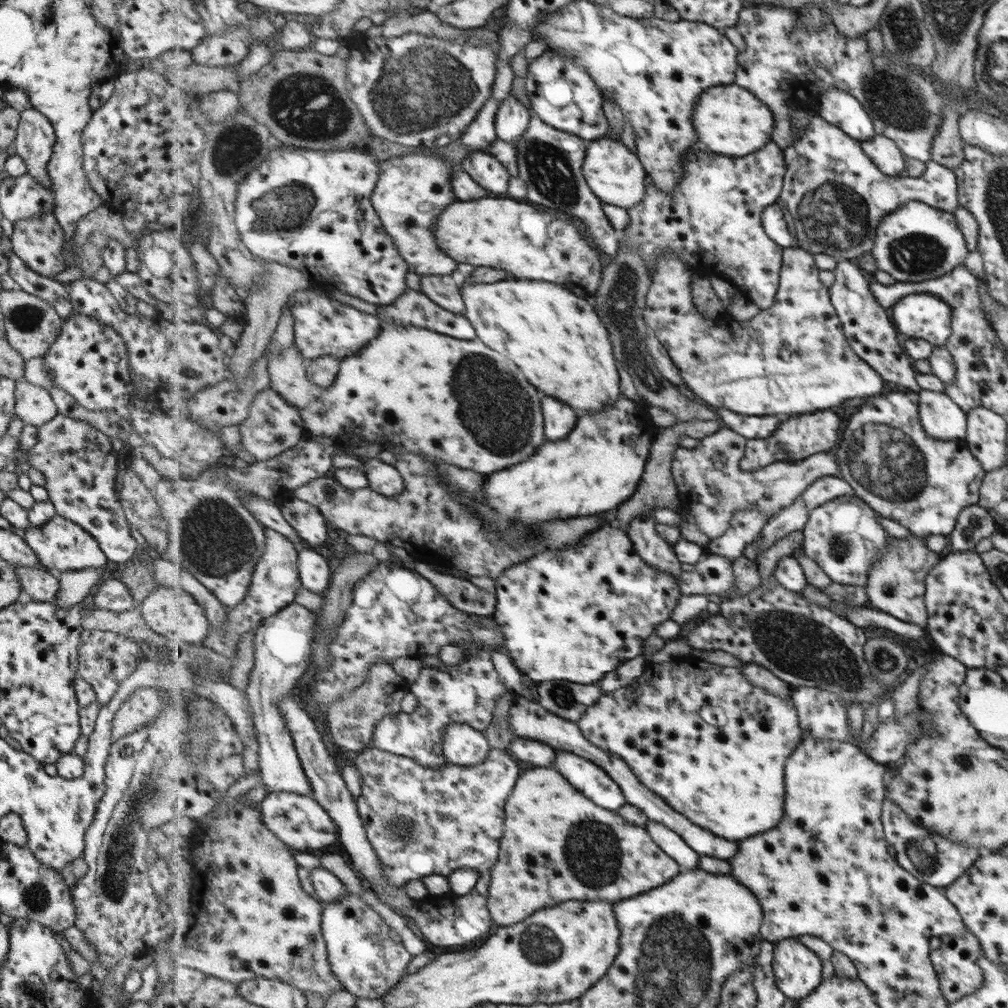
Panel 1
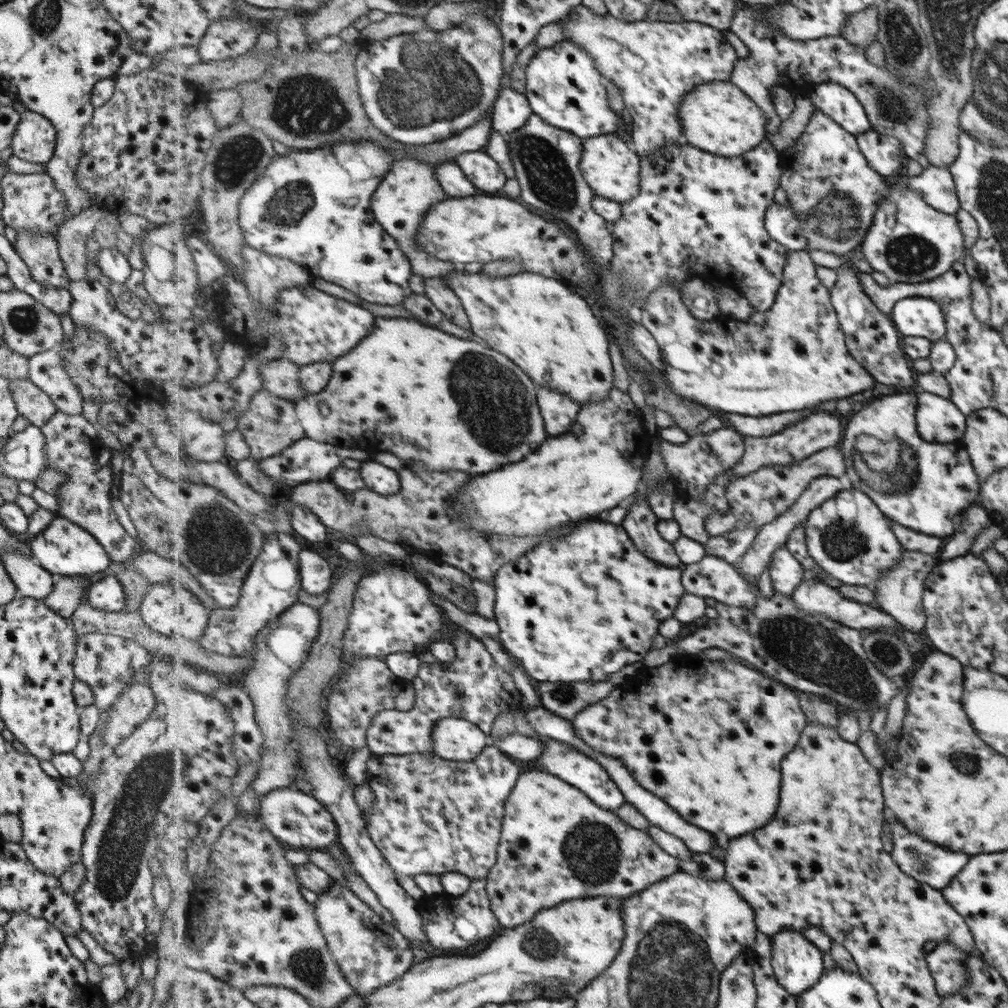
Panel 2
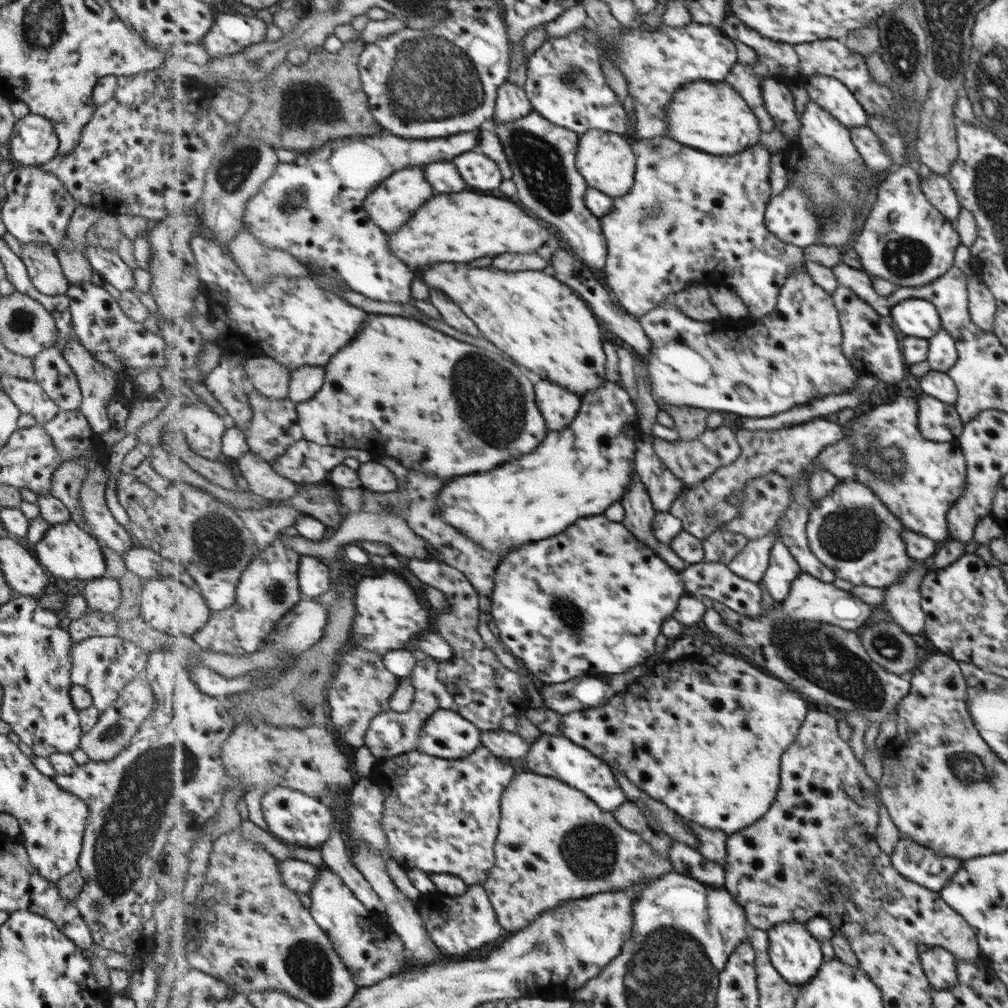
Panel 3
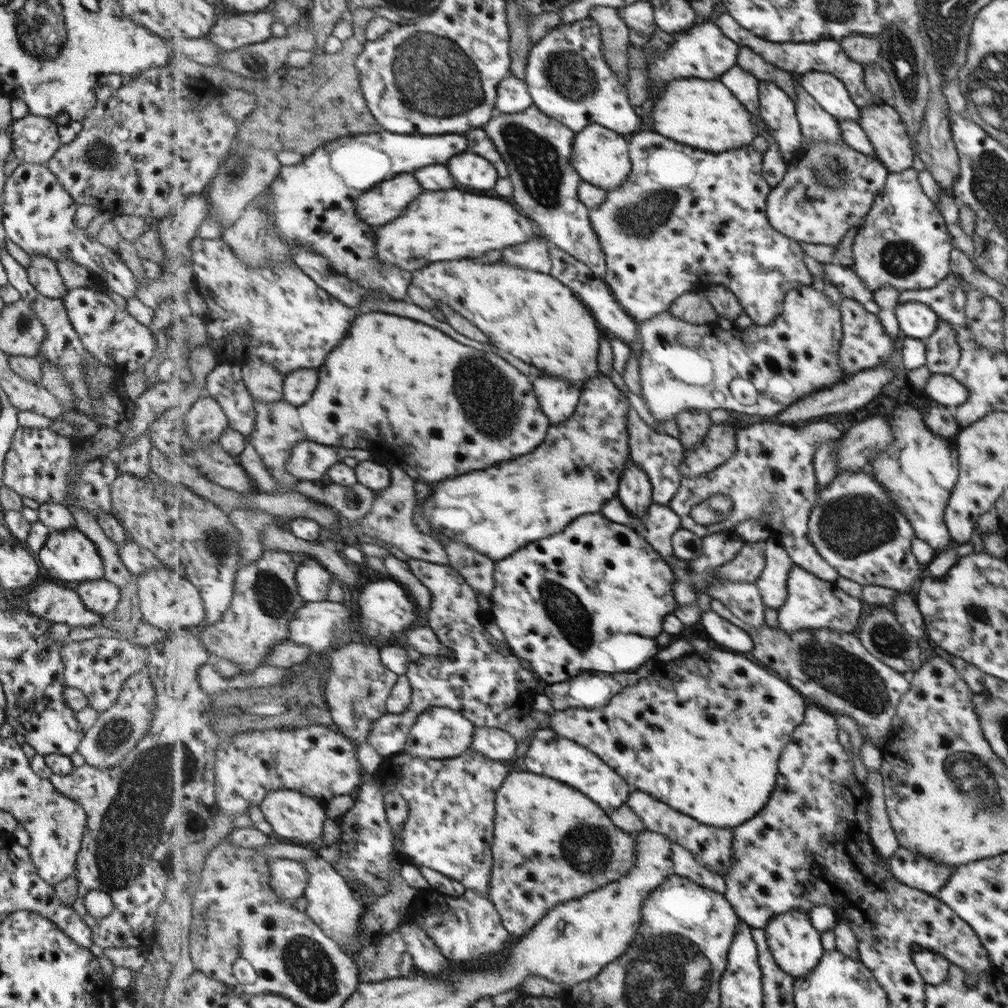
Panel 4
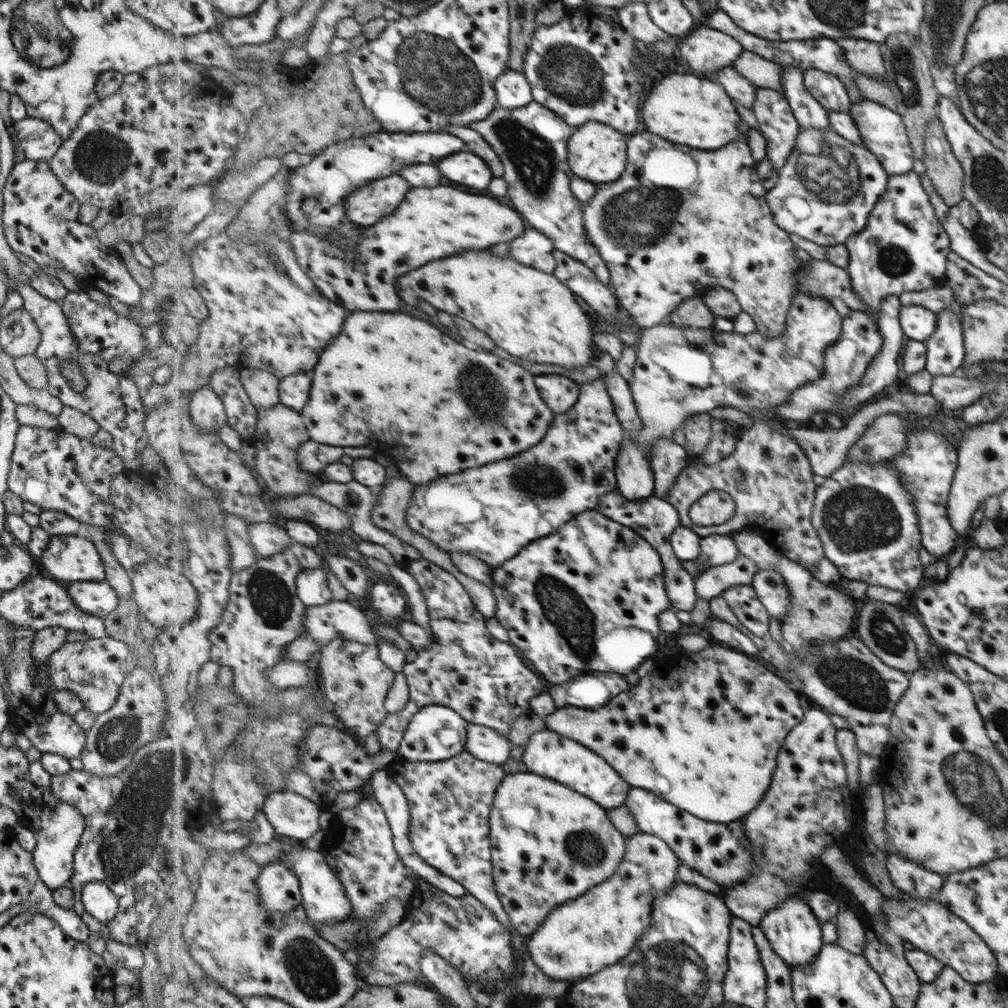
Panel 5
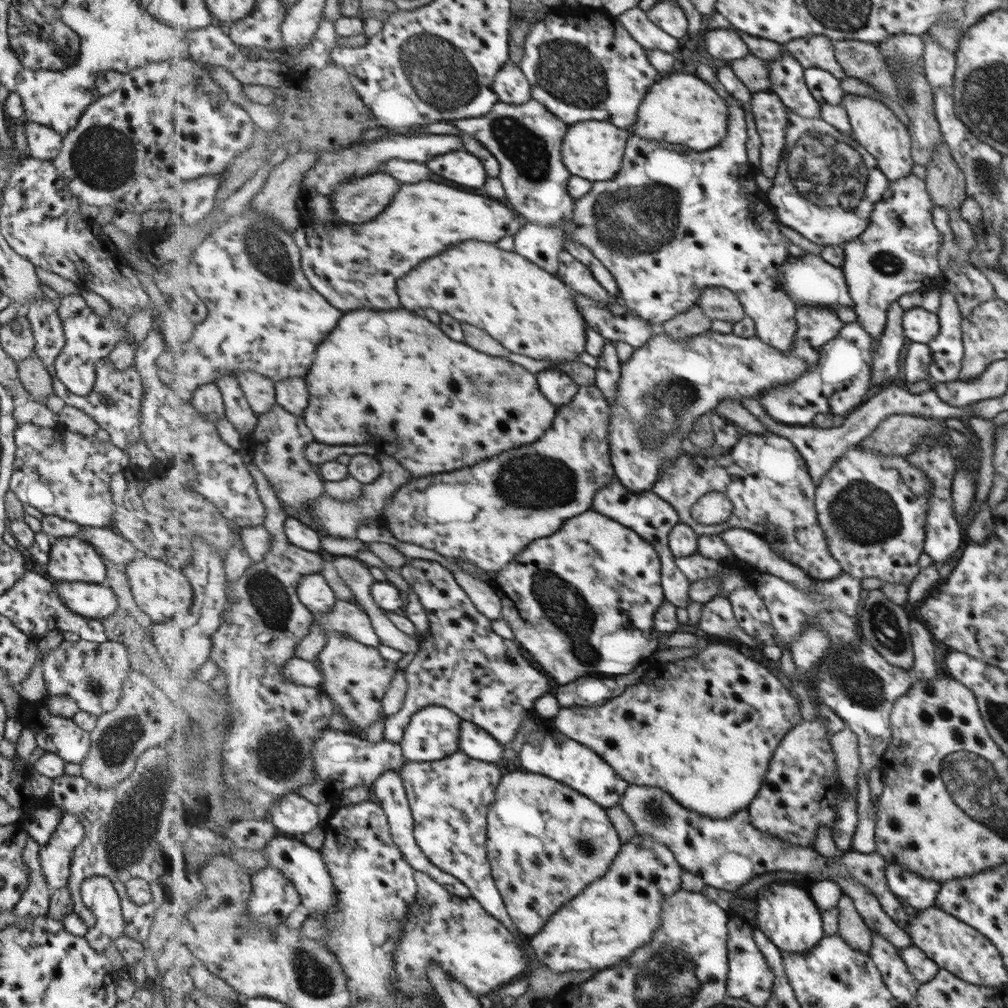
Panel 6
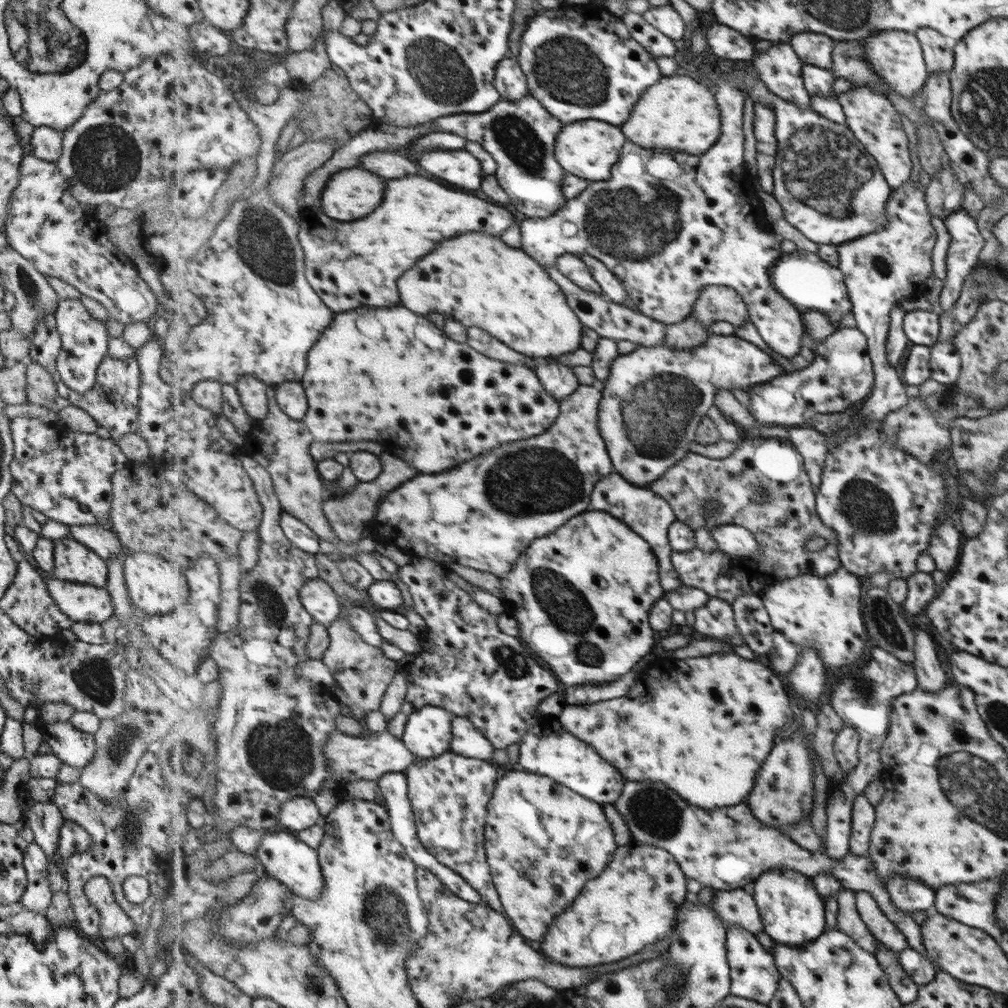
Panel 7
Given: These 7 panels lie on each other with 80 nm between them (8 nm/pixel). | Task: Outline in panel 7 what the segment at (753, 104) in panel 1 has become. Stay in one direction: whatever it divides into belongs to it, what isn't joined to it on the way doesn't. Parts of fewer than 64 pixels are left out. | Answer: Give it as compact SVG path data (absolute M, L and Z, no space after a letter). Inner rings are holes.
M665 76L648 90L637 102L633 118L622 128L631 142L643 148L673 148L701 156L721 138L722 110L712 89L691 76Z

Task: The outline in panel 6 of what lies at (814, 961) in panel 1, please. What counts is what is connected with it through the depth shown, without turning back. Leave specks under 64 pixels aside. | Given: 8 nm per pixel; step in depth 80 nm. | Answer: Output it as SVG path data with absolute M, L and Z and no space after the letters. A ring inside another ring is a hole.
M773 883L761 887L761 891L758 894L757 902L759 902L759 909L757 928L763 930L783 953L796 952L800 954L800 952L809 952L810 950L814 950L821 940L824 939L826 935L824 931L824 915L817 906L816 901L813 900L809 886L803 888L802 885L795 885L795 883Z

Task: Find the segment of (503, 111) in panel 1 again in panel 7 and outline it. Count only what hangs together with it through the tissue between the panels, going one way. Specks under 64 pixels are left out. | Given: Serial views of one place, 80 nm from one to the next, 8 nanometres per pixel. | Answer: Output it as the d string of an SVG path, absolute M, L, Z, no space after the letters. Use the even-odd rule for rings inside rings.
M507 56L496 68L496 88L502 99L519 101L528 95L528 76L521 67L520 58Z

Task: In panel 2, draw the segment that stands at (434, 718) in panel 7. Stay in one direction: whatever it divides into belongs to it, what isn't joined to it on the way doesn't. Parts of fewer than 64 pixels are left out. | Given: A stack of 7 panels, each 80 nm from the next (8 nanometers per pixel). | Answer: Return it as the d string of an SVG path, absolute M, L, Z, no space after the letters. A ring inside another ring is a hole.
M444 718L433 733L434 752L445 760L472 762L491 744L490 735L462 718Z

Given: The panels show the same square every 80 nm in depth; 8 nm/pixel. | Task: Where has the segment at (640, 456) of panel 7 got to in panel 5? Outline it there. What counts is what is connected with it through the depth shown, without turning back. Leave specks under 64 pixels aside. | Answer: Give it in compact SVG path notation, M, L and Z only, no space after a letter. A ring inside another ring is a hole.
M795 294L791 311L788 312L788 328L784 335L768 337L758 330L742 335L729 331L722 332L715 327L678 327L667 316L658 325L643 328L643 336L638 344L637 359L633 367L633 379L629 382L644 428L636 434L626 434L616 471L618 490L629 501L643 501L654 495L656 490L656 473L652 461L648 459L652 444L657 439L673 439L675 430L683 429L684 422L693 415L712 413L716 408L732 406L749 413L759 408L773 416L776 408L792 400L792 394L812 380L819 380L825 374L825 361L828 348L832 347L840 336L841 320L833 304L825 298ZM735 382L742 382L749 389L747 395L739 395L733 390Z

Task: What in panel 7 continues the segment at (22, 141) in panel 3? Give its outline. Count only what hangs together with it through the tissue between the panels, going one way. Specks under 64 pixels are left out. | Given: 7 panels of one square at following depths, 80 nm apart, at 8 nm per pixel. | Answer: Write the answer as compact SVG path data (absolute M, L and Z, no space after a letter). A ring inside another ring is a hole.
M34 127L27 152L38 160L54 164L61 156L61 137L62 131L49 127Z

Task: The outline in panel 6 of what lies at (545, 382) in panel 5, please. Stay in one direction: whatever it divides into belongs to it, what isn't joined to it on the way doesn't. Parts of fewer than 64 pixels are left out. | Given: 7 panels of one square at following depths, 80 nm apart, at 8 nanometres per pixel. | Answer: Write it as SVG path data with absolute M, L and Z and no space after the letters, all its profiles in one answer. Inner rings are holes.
M547 368L537 373L537 378L540 389L558 408L564 404L569 404L580 389L580 385L566 372L555 369Z

